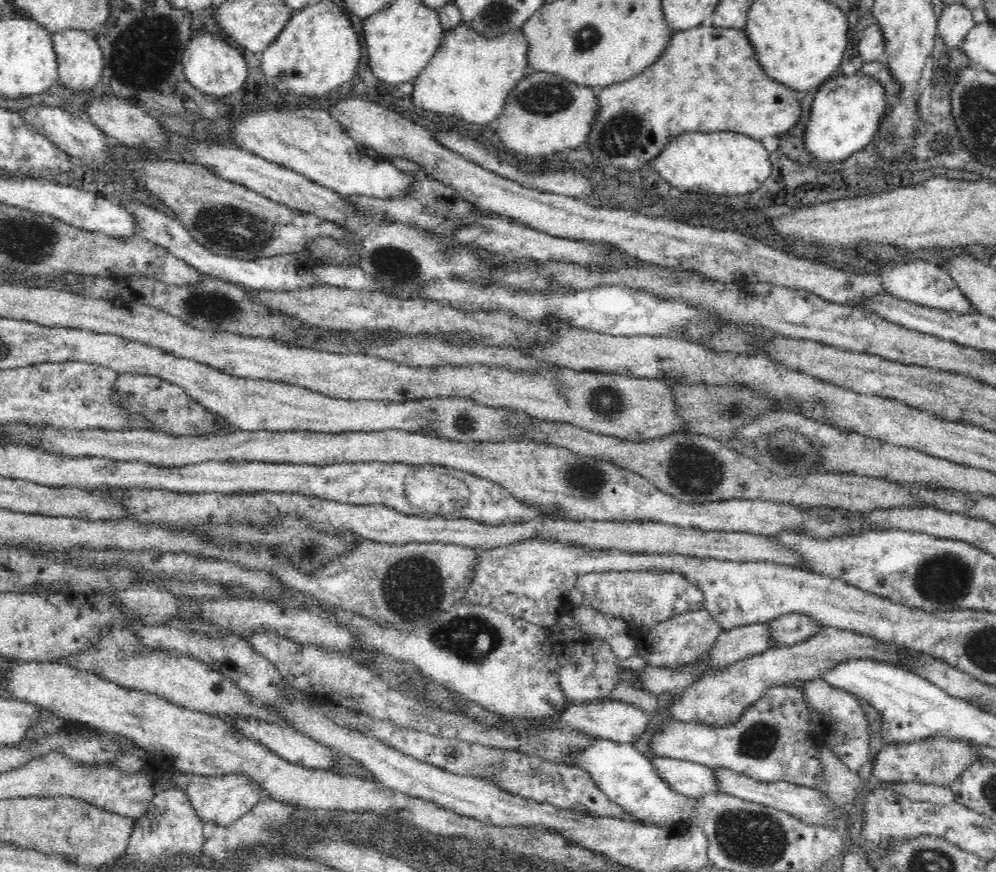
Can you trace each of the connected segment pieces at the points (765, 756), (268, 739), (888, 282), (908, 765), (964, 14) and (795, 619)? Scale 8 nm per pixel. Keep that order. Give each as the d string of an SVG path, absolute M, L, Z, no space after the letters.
M794 682L794 683L780 683L776 686L772 686L769 689L766 689L766 692L762 695L760 700L757 700L754 706L750 707L743 714L743 717L740 721L736 722L736 724L725 726L725 728L718 728L718 726L712 727L710 725L698 724L694 721L690 722L680 722L674 721L670 718L666 718L663 720L662 730L660 732L656 732L654 734L654 740L652 740L652 744L650 744L650 748L652 748L652 752L656 754L656 756L668 756L668 758L688 761L688 762L697 762L710 768L714 768L714 766L725 766L726 768L731 768L736 772L741 772L746 776L750 776L760 782L780 782L786 781L795 785L800 786L809 786L810 788L816 788L816 784L820 782L820 748L814 742L814 738L812 738L812 734L810 734L812 727L811 716L810 716L810 701L805 697L805 687L803 683Z
M225 718L226 722L237 726L242 734L265 743L270 750L288 762L310 768L333 769L336 756L330 748L306 736L295 726L262 724L262 721L236 721Z
M909 259L897 264L886 264L880 268L882 286L885 292L889 292L898 298L904 298L910 302L916 302L922 306L933 306L942 310L955 310L958 314L970 314L973 304L964 296L964 293L955 284L954 279L943 267L934 266L926 260Z
M930 737L924 741L916 741L903 745L886 745L882 747L871 768L873 778L888 783L924 783L951 787L960 774L980 756L975 756L970 743L958 739Z
M953 3L942 10L937 34L949 48L960 48L964 36L974 24L973 11L964 4Z
M791 611L790 614L772 619L769 626L772 626L773 638L777 639L778 646L804 642L826 628L825 623L818 622L817 618L802 614L801 611Z

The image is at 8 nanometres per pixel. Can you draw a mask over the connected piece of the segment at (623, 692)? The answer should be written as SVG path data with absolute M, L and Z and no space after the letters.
M621 668L616 674L616 682L609 700L628 703L650 715L657 710L656 699L657 696L651 690L644 688L644 681L638 671Z

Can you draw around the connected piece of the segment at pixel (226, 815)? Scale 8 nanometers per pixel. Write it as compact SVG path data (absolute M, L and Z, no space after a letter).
M232 772L232 774L218 774L218 776L191 775L186 789L190 802L193 803L197 814L201 815L201 819L206 823L219 824L221 830L232 827L232 824L238 821L243 814L252 810L262 796L263 786L251 780L251 776L243 772Z

